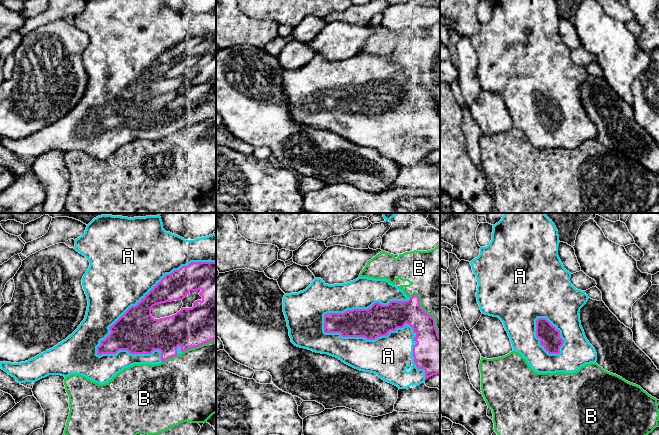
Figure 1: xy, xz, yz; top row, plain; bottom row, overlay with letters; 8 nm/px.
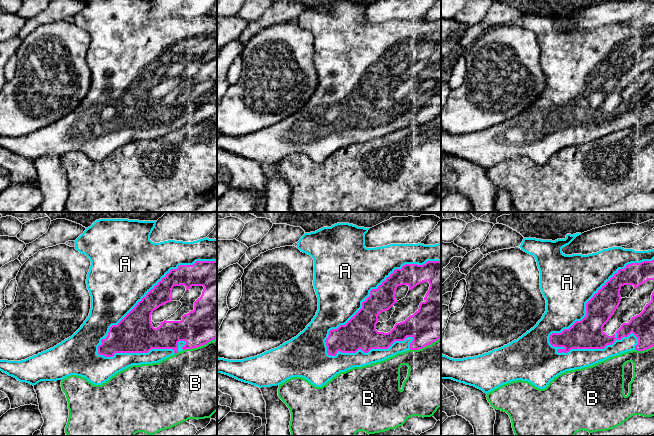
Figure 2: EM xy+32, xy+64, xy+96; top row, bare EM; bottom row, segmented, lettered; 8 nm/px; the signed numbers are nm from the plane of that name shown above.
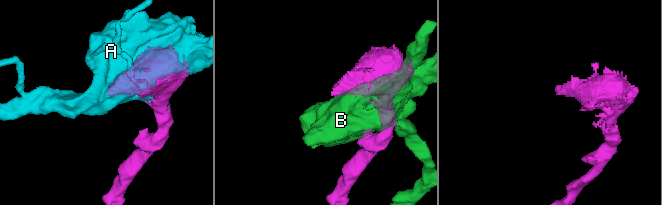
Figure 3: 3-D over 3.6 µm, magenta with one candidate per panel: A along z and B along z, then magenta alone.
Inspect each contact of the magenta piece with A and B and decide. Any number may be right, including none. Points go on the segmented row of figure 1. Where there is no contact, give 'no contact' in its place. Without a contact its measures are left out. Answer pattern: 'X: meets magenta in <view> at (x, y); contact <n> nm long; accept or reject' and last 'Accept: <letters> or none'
A: meets magenta in xz at (388, 333); contact 950 nm long; accept
B: meets magenta in xy at (198, 345); contact 300 nm long; reject
Accept: A

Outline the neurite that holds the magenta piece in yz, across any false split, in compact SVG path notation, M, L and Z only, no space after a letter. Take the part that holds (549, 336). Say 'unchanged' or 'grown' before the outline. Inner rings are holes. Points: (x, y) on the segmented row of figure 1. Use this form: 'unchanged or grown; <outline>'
grown; M504 213L502 219L493 225L490 244L486 247L481 247L479 256L470 262L478 282L476 297L482 314L498 317L503 322L512 343L513 351L520 353L526 359L529 366L538 373L574 373L585 364L596 363L597 361L596 350L585 336L579 314L580 309L586 304L589 297L585 291L578 290L571 284L571 273L564 268L558 256L559 243L558 230L552 220L544 213Z

